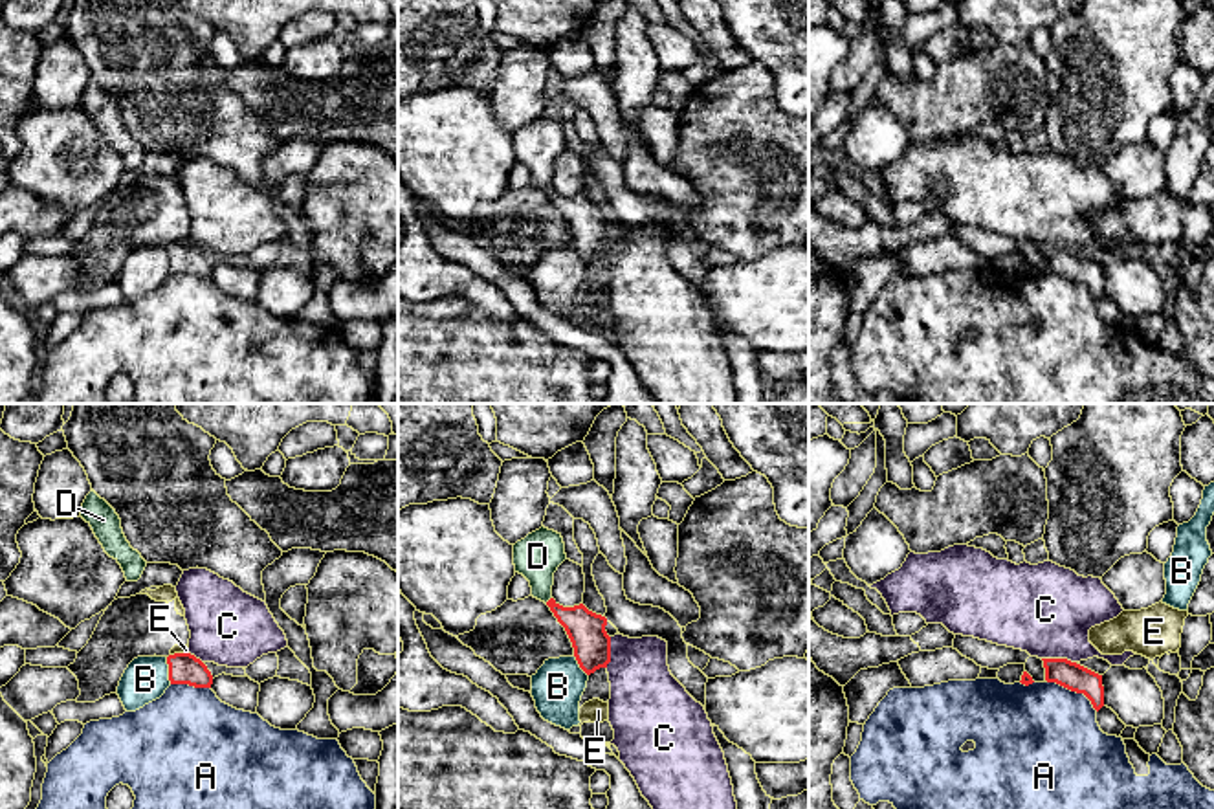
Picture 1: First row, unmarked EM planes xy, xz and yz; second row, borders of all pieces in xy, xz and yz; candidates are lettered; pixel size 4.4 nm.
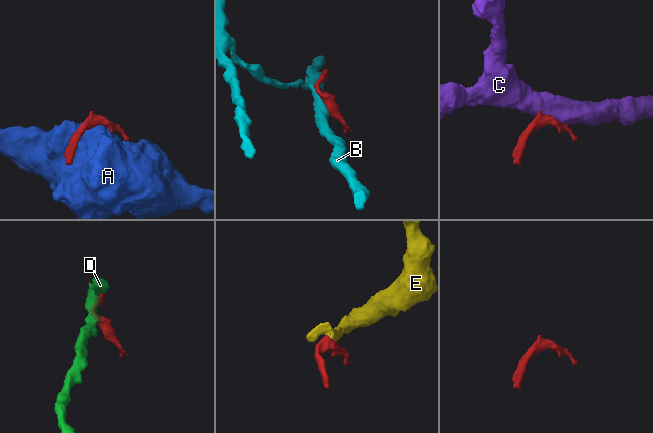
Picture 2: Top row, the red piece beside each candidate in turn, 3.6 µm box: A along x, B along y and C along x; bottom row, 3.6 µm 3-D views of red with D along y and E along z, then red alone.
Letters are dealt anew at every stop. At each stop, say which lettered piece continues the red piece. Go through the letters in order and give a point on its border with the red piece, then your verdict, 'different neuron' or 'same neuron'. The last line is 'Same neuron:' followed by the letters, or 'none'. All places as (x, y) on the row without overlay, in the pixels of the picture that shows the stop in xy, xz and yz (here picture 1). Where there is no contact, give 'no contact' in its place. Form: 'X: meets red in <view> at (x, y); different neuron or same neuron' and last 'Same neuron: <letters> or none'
A: meets red in yz at (1073, 279); different neuron
B: meets red in xy at (169, 259); different neuron
C: meets red in yz at (1059, 248); different neuron
D: meets red in xz at (549, 189); different neuron
E: meets red in xy at (178, 243); different neuron
Same neuron: none

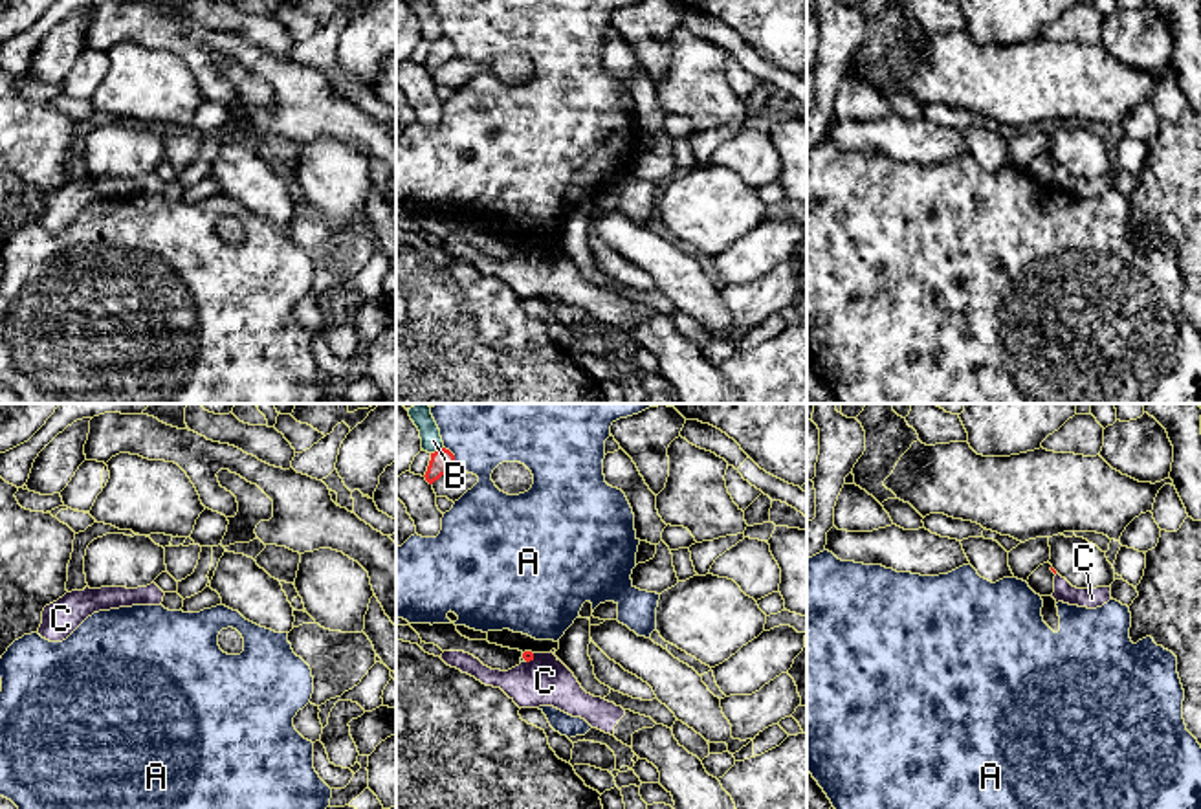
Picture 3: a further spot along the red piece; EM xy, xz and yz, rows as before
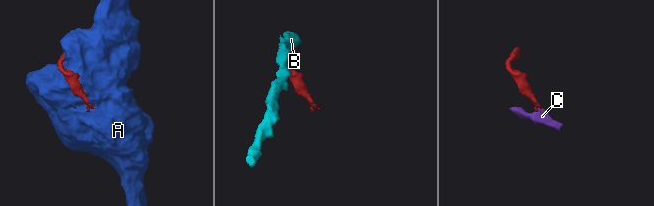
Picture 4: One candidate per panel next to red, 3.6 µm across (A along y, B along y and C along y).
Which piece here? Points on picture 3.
A: meets red in xz at (453, 46); different neuron
B: meets red in xz at (439, 39); different neuron
C: meets red in xz at (530, 248); same neuron
Same neuron: C

